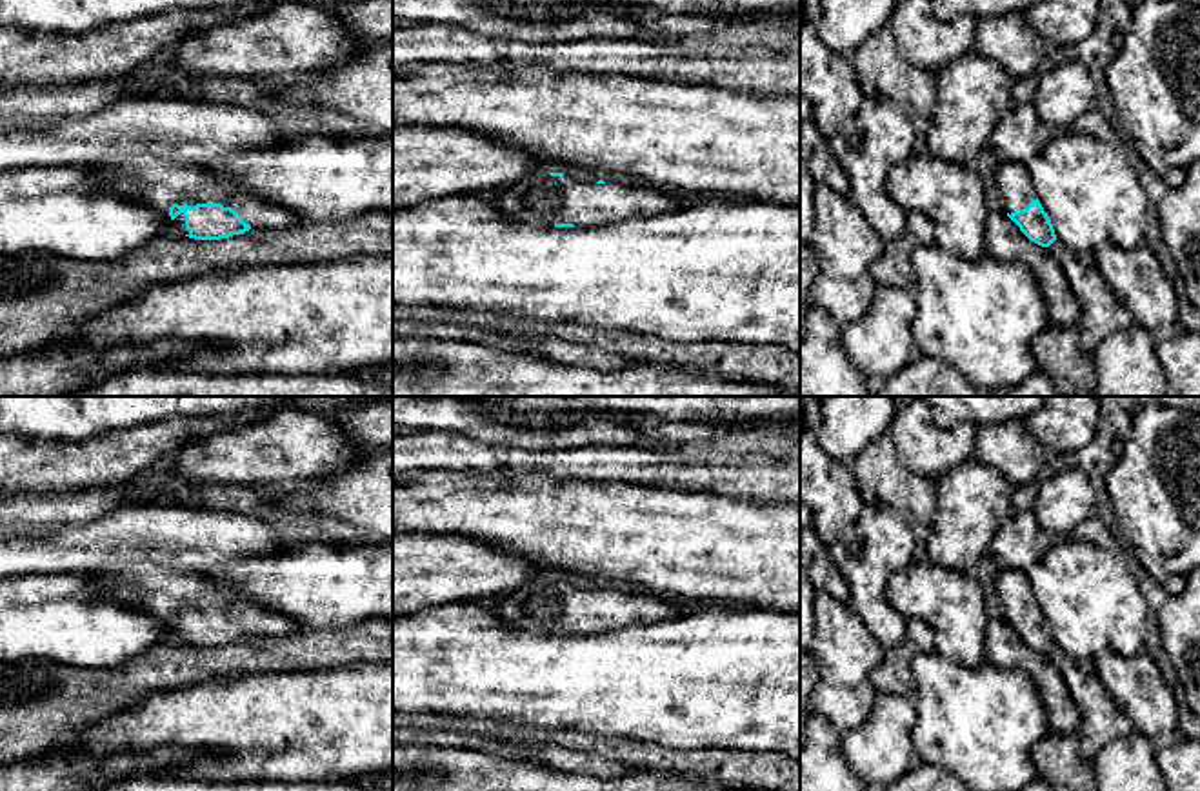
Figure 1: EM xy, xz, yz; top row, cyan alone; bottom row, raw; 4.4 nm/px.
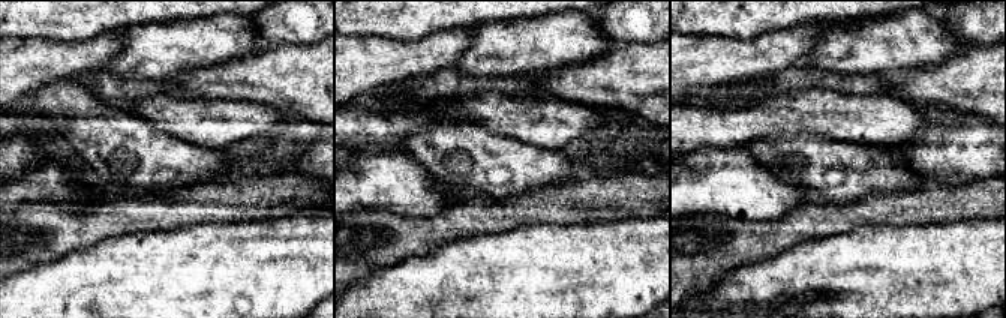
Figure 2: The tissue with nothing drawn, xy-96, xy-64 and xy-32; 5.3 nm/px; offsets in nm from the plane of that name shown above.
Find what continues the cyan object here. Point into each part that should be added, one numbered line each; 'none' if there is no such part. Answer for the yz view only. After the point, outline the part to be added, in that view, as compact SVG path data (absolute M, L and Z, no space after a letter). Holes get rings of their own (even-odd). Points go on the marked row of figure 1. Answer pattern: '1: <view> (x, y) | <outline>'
1: yz (1013, 179) | M1022 162L1000 164L996 171L996 185L1004 209L1009 215L1025 209L1033 200L1038 198L1031 184L1027 164Z

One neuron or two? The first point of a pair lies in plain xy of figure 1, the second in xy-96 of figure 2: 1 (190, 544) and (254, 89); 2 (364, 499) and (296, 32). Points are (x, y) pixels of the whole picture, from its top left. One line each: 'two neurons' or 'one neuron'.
1: two neurons
2: two neurons

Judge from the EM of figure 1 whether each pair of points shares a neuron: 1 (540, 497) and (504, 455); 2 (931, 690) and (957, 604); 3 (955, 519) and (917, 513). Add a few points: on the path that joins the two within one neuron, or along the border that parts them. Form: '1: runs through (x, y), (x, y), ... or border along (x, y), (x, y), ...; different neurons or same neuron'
1: border along (477, 473), (548, 473), (560, 480); different neurons
2: border along (935, 650), (960, 664), (977, 666), (984, 660); different neurons
3: border along (937, 479), (937, 511), (926, 553); different neurons

